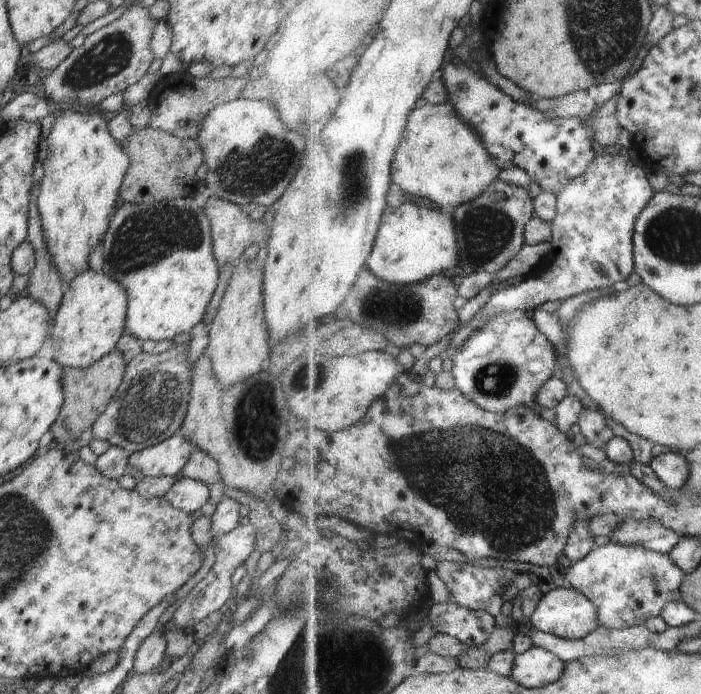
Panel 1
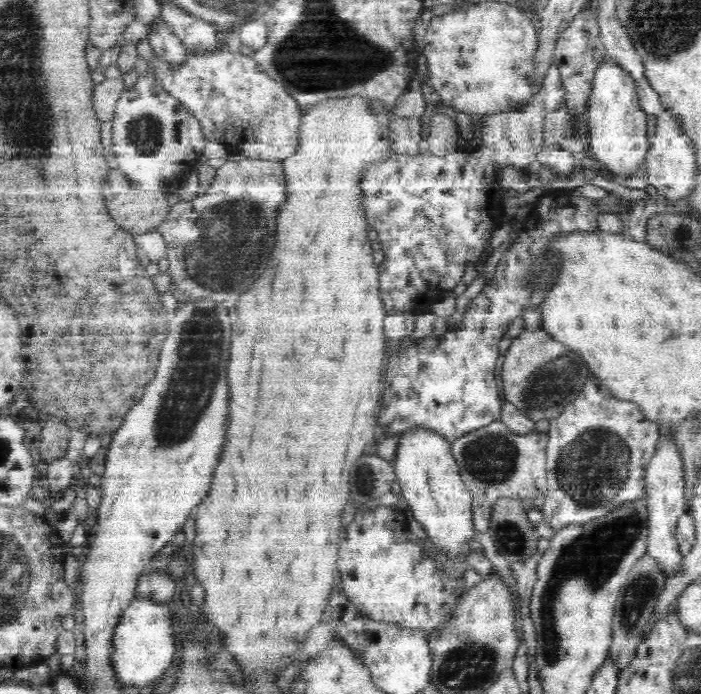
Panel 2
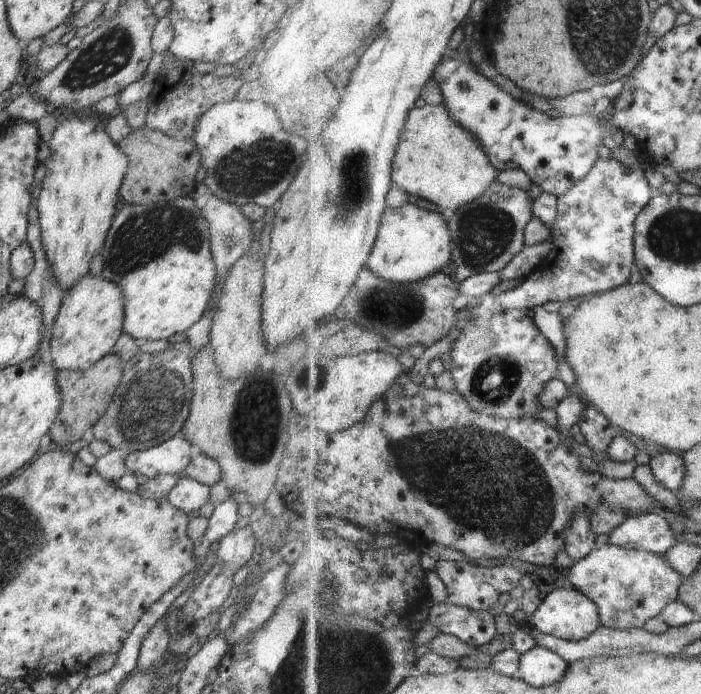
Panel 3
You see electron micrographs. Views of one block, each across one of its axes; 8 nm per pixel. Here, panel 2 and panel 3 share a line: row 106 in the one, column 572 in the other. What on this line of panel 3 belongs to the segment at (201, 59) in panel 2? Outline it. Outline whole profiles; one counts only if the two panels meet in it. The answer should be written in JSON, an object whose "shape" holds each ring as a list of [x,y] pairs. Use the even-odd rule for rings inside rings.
{"shape":[[[613,157],[601,158],[587,177],[578,181],[566,195],[559,197],[559,217],[552,230],[555,248],[549,264],[544,264],[538,272],[521,281],[514,290],[504,295],[495,293],[490,298],[491,305],[497,305],[501,310],[523,308],[531,313],[546,302],[562,300],[567,304],[571,300],[589,298],[627,285],[637,265],[635,234],[639,216],[652,199],[652,185],[646,178],[646,171],[634,171]]]}

